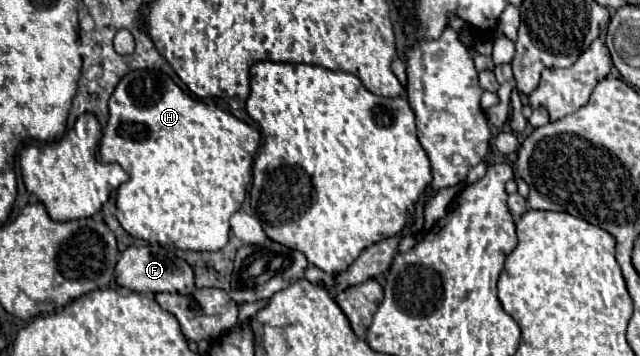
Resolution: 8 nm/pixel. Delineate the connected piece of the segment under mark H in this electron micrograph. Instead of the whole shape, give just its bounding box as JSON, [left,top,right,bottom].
[99,71,261,251]

